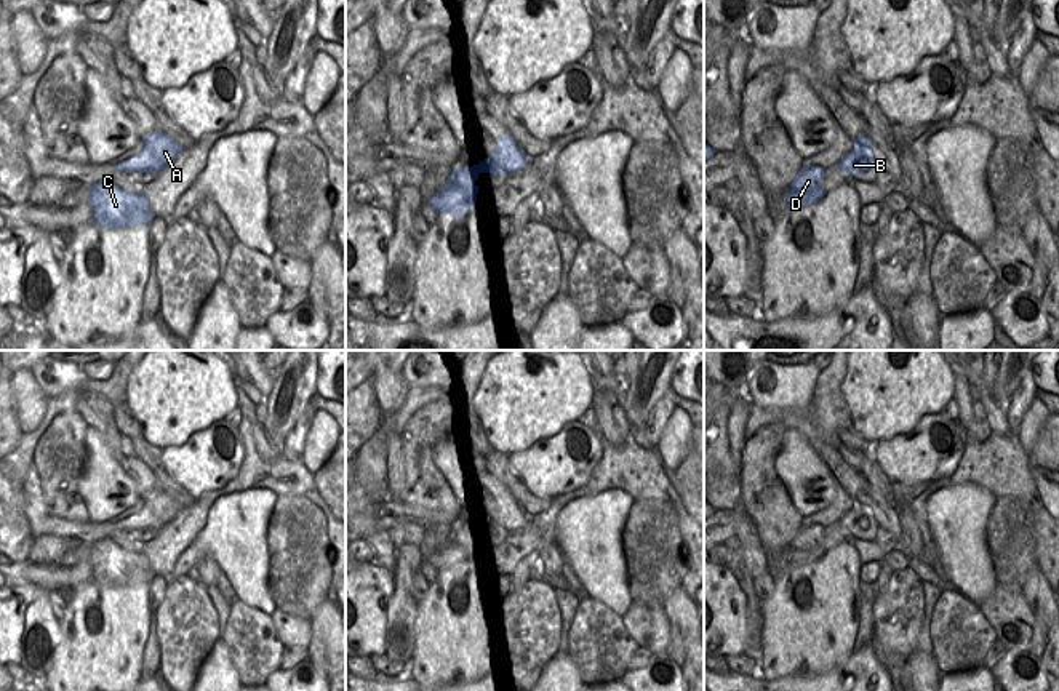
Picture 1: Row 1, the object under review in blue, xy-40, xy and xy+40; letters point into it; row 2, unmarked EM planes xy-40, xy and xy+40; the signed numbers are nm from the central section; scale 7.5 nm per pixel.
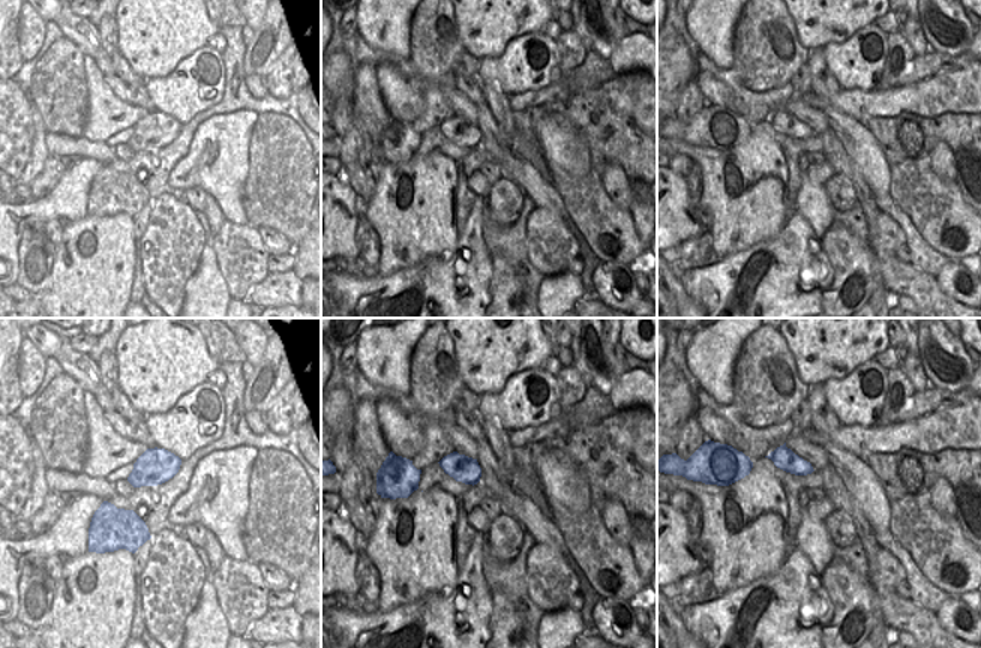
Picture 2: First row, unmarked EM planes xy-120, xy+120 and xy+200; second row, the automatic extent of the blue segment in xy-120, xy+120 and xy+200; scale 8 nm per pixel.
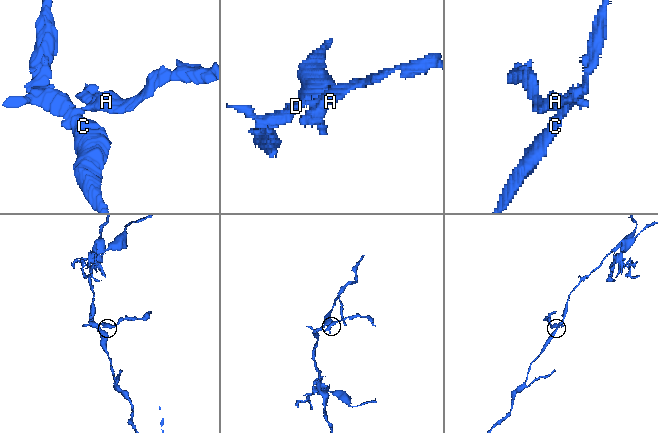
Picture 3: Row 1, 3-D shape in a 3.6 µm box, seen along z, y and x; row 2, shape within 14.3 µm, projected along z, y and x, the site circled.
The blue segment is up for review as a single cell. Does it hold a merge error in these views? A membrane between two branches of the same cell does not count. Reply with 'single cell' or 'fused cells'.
fused cells

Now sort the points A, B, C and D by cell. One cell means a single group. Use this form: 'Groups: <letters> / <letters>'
Groups: A B / C D

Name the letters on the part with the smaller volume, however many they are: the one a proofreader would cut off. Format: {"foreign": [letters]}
{"foreign": ["A", "B"]}

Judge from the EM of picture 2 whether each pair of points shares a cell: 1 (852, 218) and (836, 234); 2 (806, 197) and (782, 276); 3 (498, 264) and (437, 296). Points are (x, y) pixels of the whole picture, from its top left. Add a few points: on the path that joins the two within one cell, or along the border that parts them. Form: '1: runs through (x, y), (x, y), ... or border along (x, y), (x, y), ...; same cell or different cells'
1: border along (821, 237), (834, 222), (842, 222), (863, 240); different cells
2: border along (798, 212), (821, 239); different cells
3: border along (492, 257), (489, 302); different cells

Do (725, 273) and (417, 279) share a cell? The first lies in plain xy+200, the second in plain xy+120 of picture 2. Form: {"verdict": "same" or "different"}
{"verdict": "same"}

